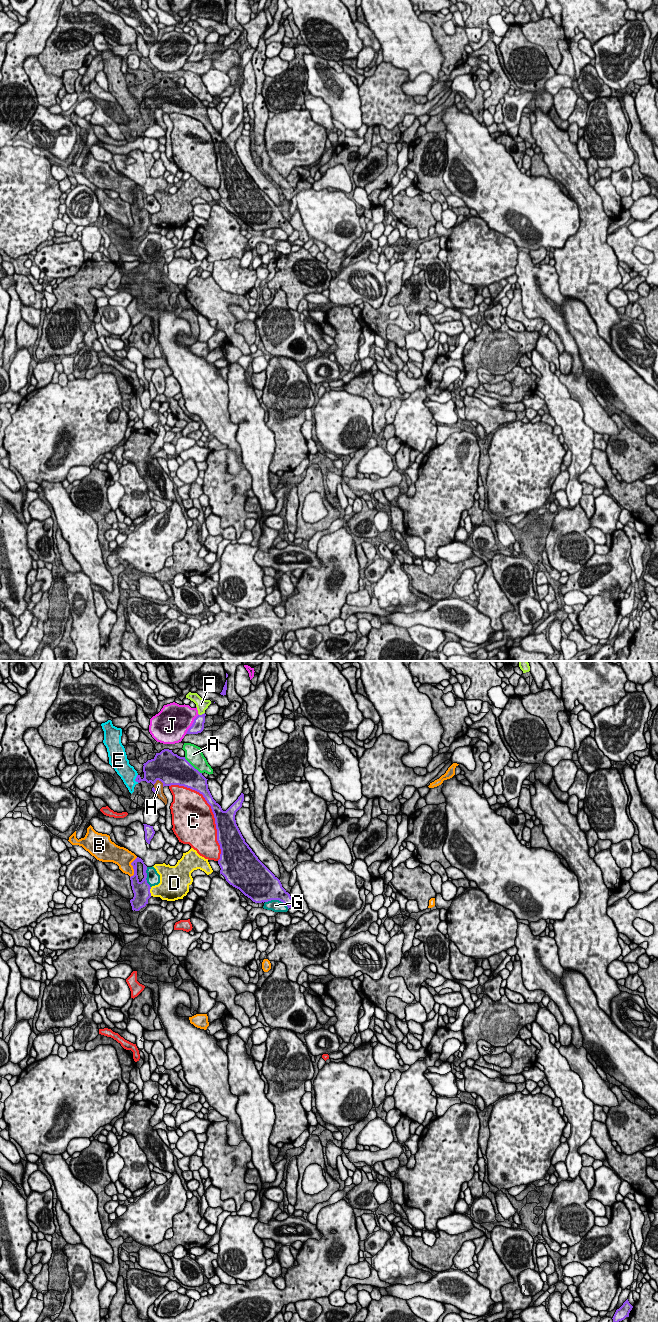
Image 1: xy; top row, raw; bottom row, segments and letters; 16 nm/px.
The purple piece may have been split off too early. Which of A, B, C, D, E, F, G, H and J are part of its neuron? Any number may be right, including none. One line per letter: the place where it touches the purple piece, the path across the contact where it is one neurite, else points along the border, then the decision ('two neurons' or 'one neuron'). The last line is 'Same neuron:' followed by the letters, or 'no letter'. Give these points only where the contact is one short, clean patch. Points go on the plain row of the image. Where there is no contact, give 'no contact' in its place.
A: xy (192, 94) | two neurons
B: xy (133, 195) | two neurons
C: xy (212, 139) | two neurons
D: xy (149, 219) | along xy (151, 215), (150, 223) | two neurons
E: xy (136, 106) | across xy (151, 102), (144, 107), (136, 106), (128, 102) | one neuron
F: xy (202, 42) | two neurons
G: xy (277, 227) | two neurons
H: xy (159, 108) | two neurons
J: xy (192, 52) | two neurons
Same neuron: E

